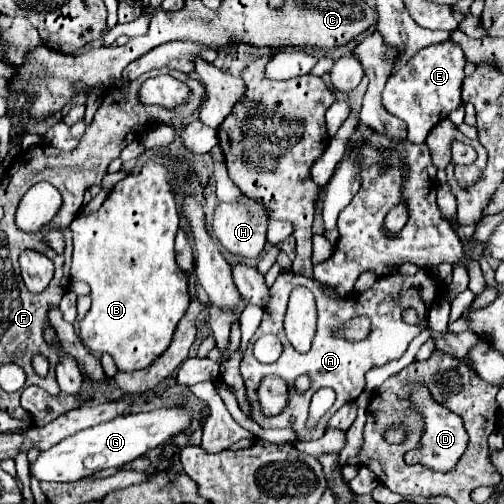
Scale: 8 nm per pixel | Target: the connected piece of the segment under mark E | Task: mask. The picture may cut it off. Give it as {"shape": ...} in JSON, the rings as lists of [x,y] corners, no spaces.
{"shape":[[[446,40],[420,50],[404,68],[400,68],[400,72],[388,78],[386,88],[382,92],[382,104],[390,114],[406,122],[408,140],[412,140],[414,144],[422,144],[428,132],[440,120],[444,120],[452,110],[464,104],[462,100],[462,82],[466,76],[464,66],[466,60],[462,48]]]}

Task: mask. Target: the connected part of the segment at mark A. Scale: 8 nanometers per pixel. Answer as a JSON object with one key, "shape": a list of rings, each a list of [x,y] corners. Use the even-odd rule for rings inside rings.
{"shape":[[[420,268],[414,276],[400,276],[400,274],[382,276],[382,278],[378,278],[374,282],[372,288],[368,288],[366,292],[362,292],[358,296],[350,296],[346,302],[340,302],[338,296],[336,298],[324,296],[322,290],[320,290],[320,284],[312,282],[310,278],[298,276],[292,270],[280,272],[276,282],[272,284],[272,304],[268,304],[268,308],[264,308],[262,322],[260,322],[256,334],[252,336],[252,340],[248,344],[248,350],[244,354],[244,360],[240,364],[240,374],[244,378],[244,384],[248,388],[248,400],[252,404],[252,420],[258,422],[262,428],[292,428],[298,434],[298,438],[304,438],[304,440],[318,440],[318,438],[322,438],[330,416],[340,406],[344,406],[346,402],[352,402],[352,400],[356,400],[360,396],[360,392],[364,388],[364,374],[370,368],[374,368],[374,366],[384,366],[384,364],[388,364],[392,360],[402,358],[402,354],[406,352],[408,344],[426,328],[426,324],[428,324],[428,312],[436,304],[436,300],[440,300],[440,296],[442,296],[440,282],[432,276],[430,270],[424,270],[424,268]],[[296,286],[306,286],[314,294],[316,306],[318,306],[318,332],[314,336],[314,342],[312,342],[312,348],[310,348],[308,354],[296,352],[294,346],[288,342],[288,338],[284,334],[284,312],[288,308],[290,292]],[[406,308],[414,308],[418,312],[418,318],[422,322],[420,324],[406,324],[404,318],[402,318],[402,312]],[[358,316],[370,318],[370,336],[366,336],[364,340],[346,340],[346,338],[340,338],[338,336],[340,328],[346,322],[350,322],[350,320],[354,320]],[[268,332],[278,336],[278,340],[282,342],[282,354],[280,354],[280,358],[276,362],[262,364],[262,362],[258,362],[254,358],[252,346],[254,346],[256,338],[260,338],[260,336],[264,336]],[[272,374],[276,374],[276,376],[286,380],[286,384],[289,387],[289,402],[288,406],[280,414],[268,418],[268,416],[262,414],[260,404],[254,404],[254,386],[258,386],[264,376],[272,376]],[[296,374],[308,374],[312,378],[310,390],[306,394],[302,394],[302,396],[298,396],[292,387],[294,380],[296,380]],[[322,386],[328,386],[328,388],[332,388],[336,392],[336,402],[326,412],[326,416],[320,420],[318,428],[312,434],[308,434],[304,430],[304,424],[306,424],[306,416],[308,416],[310,398]]]}

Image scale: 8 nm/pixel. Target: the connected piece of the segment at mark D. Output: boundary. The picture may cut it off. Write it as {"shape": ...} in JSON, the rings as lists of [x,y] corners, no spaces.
{"shape":[[[412,382],[410,386],[412,386],[412,394],[408,396],[410,408],[414,408],[418,414],[422,414],[424,432],[422,432],[418,448],[406,452],[404,460],[408,464],[422,464],[422,466],[426,466],[430,470],[436,470],[436,472],[450,472],[450,470],[456,468],[460,456],[468,448],[468,434],[466,434],[466,428],[462,424],[462,418],[458,414],[454,414],[452,410],[448,410],[446,406],[438,404],[424,384]]]}

